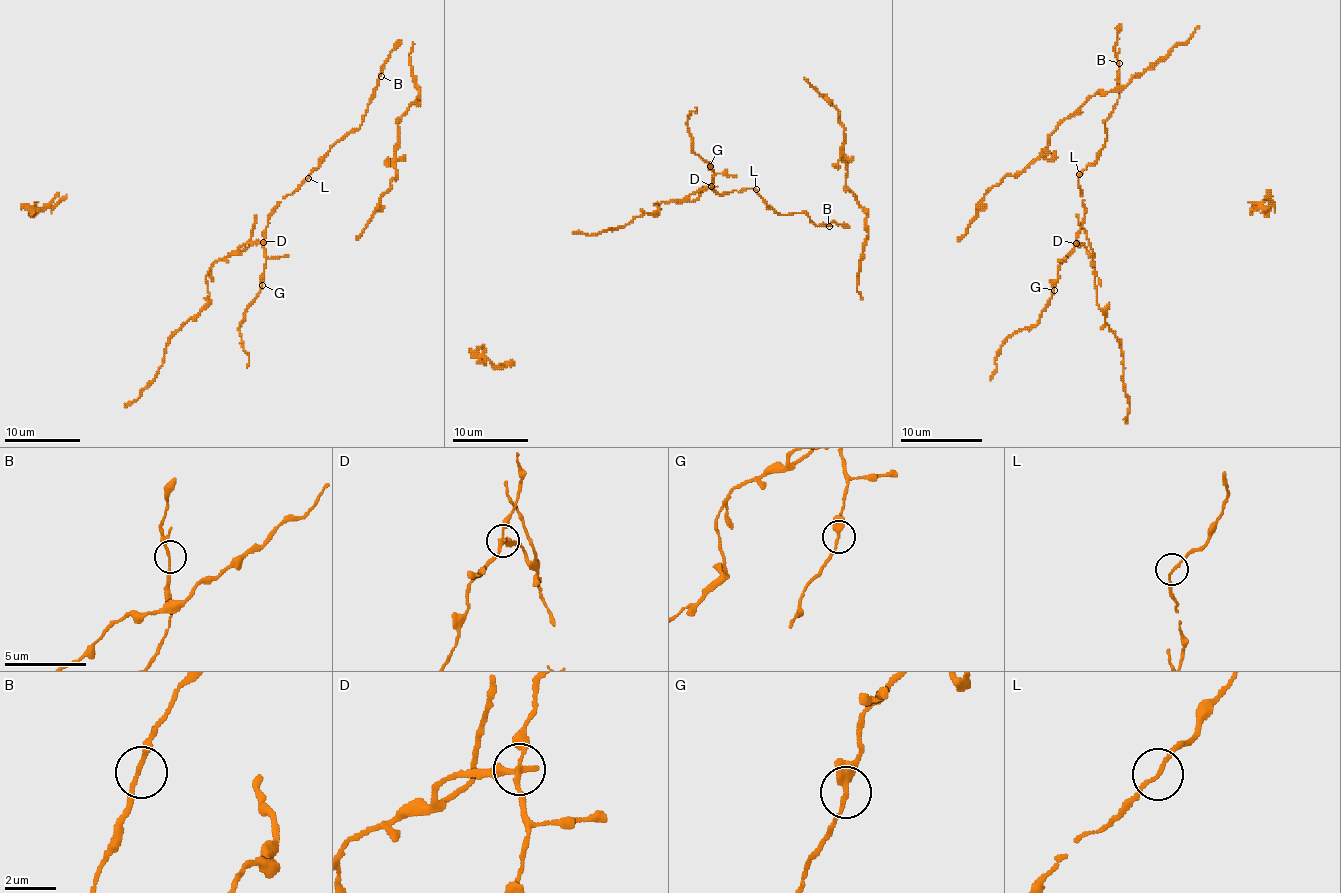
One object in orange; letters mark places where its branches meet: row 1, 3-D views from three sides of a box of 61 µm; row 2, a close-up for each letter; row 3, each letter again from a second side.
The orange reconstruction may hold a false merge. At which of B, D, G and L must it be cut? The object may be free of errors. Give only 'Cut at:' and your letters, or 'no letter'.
Cut at: D

